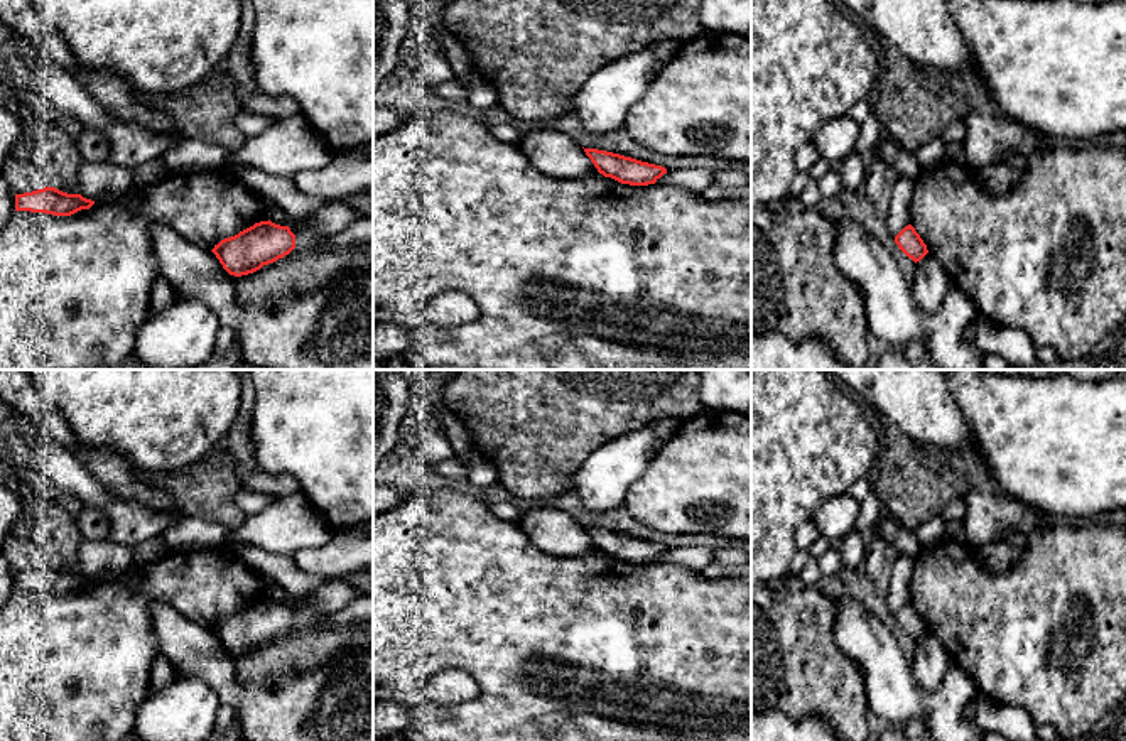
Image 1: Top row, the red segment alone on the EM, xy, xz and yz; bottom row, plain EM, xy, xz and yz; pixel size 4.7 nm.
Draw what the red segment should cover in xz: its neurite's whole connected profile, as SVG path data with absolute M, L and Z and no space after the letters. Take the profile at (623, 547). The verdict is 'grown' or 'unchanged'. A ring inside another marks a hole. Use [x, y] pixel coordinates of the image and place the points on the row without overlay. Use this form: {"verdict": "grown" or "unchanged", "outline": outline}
{"verdict": "unchanged", "outline": "M584 527L584 530L599 552L621 562L648 564L655 562L663 552L667 552L667 547L662 544L641 540L620 532L598 527Z"}

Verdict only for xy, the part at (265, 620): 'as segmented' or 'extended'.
as segmented

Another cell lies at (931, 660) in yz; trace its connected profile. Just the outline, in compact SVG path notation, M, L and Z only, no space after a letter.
M927 631L915 641L912 675L925 692L940 689L944 675L950 665L949 655L942 641Z

